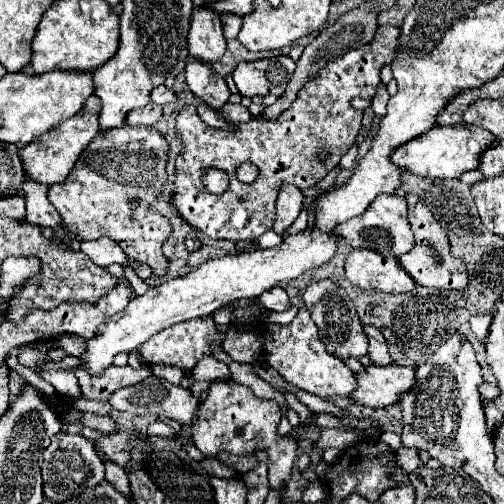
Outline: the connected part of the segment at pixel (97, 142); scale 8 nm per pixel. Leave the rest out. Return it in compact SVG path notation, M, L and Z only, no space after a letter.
M125 126L117 128L117 132L109 132L109 136L97 136L79 156L71 174L65 182L49 186L49 200L61 214L65 226L81 234L83 240L97 240L101 236L109 236L117 244L121 244L123 252L139 262L145 262L153 268L157 278L163 278L169 268L169 260L163 256L163 242L171 236L173 226L171 220L151 210L151 202L163 192L167 182L167 166L169 160L169 142L159 130L153 126Z

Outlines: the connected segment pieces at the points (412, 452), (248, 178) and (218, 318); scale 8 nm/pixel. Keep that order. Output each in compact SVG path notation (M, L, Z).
M399 448L395 454L397 454L397 464L399 464L407 474L413 474L413 472L421 466L419 450L417 450L417 448Z
M243 162L237 170L237 176L241 182L253 182L257 178L257 168L251 162Z
M221 308L221 310L217 310L217 312L213 314L213 322L217 324L217 328L227 328L227 326L231 326L231 314L233 314L231 308Z

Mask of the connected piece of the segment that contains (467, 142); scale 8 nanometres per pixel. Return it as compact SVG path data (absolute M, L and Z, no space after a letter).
M457 124L457 126L437 126L417 138L413 138L409 144L403 144L393 152L393 162L401 164L407 172L425 176L425 178L461 178L463 172L477 170L481 154L491 148L497 142L497 138L481 128L469 128L469 124Z

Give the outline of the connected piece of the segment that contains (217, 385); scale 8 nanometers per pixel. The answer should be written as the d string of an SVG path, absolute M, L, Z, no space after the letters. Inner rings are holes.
M217 380L209 386L209 396L199 406L197 416L191 424L191 438L195 446L205 456L215 456L219 452L241 455L257 450L267 452L267 468L269 468L269 484L273 490L281 490L291 476L291 466L297 458L297 442L285 436L279 436L281 408L275 400L257 398L251 388L235 382L235 380Z

